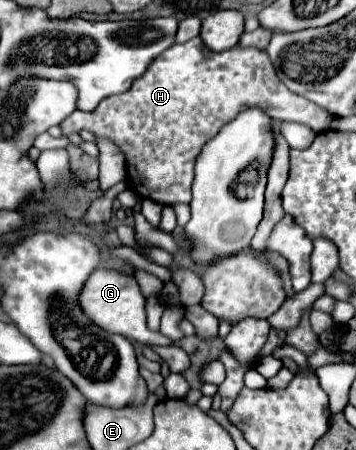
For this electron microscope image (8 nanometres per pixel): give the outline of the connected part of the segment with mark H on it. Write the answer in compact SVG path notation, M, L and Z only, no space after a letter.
M192 38L190 42L176 44L170 50L166 50L162 56L154 60L154 64L146 70L144 76L140 76L132 88L118 96L108 96L100 102L100 106L94 112L72 112L60 126L64 130L64 136L80 130L90 130L96 136L106 136L114 140L122 152L126 154L128 164L128 184L130 190L134 190L142 198L150 198L154 202L172 206L178 202L190 202L192 200L192 182L194 182L194 162L200 154L202 146L218 134L218 130L228 124L232 118L236 118L242 110L260 106L276 120L290 120L310 126L314 132L330 130L332 116L324 108L316 106L314 102L290 92L280 78L276 76L276 70L266 54L266 50L258 50L254 46L242 48L234 46L226 52L212 52L206 50L204 42L200 38Z

